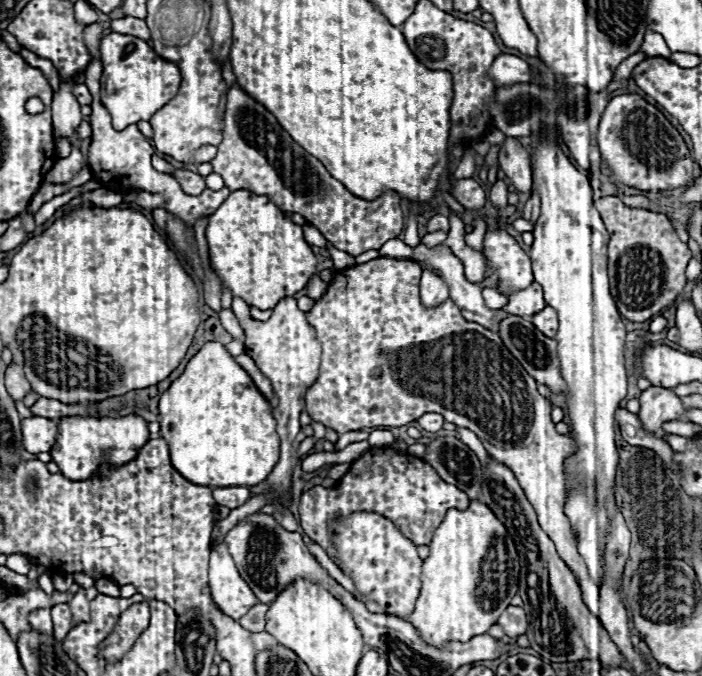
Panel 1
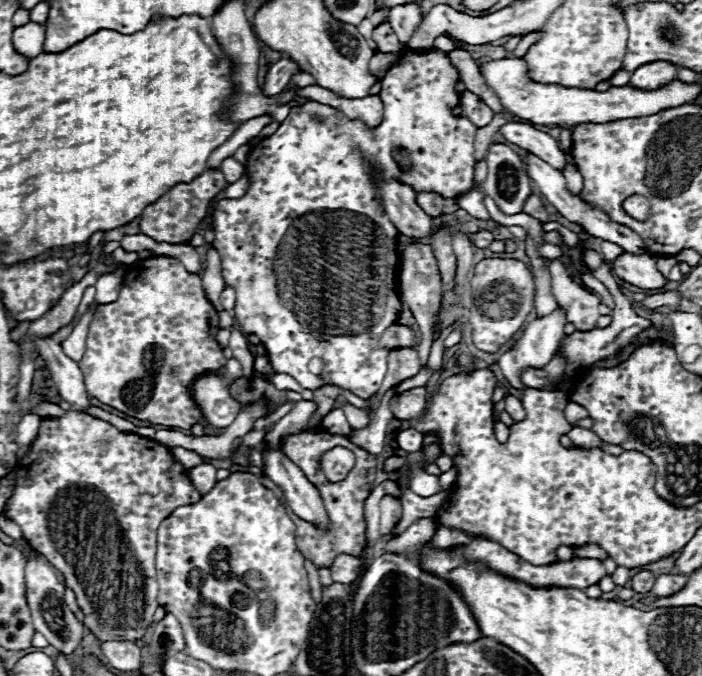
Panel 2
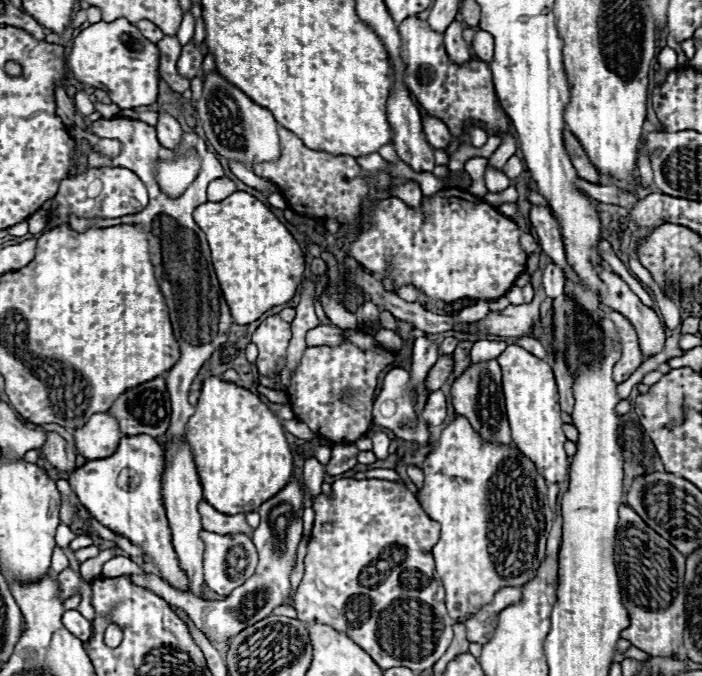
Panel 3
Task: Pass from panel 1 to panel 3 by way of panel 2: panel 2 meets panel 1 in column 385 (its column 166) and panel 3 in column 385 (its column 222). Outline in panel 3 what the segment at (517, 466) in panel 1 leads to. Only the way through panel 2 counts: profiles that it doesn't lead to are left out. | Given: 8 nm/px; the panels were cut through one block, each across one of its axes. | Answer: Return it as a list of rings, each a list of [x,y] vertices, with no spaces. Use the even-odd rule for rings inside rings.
[[[348,340],[340,346],[308,346],[302,354],[300,364],[290,376],[290,386],[286,388],[296,418],[308,424],[312,432],[318,432],[332,442],[354,444],[368,432],[372,424],[372,406],[378,388],[378,376],[394,360],[396,354],[392,352],[362,352]],[[344,388],[354,388],[358,390],[358,394],[348,402],[340,402],[340,392]]]

